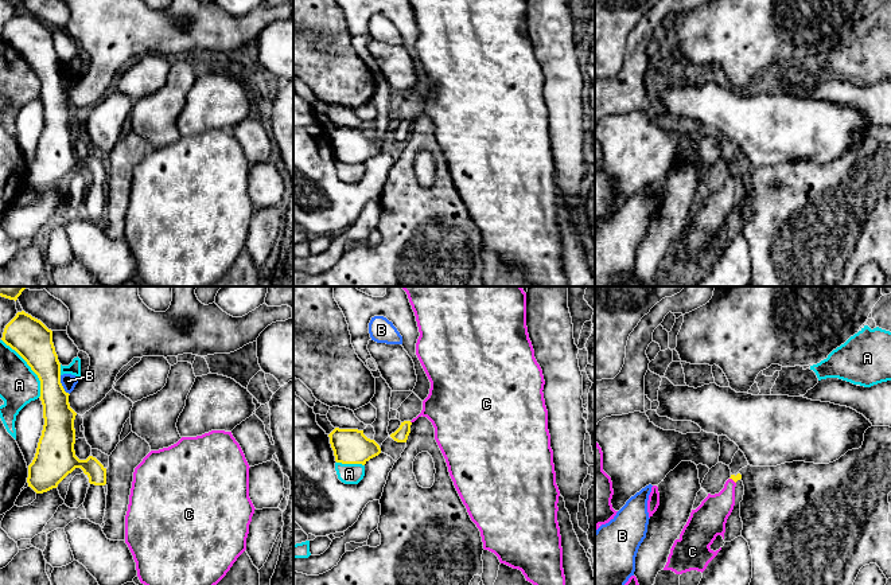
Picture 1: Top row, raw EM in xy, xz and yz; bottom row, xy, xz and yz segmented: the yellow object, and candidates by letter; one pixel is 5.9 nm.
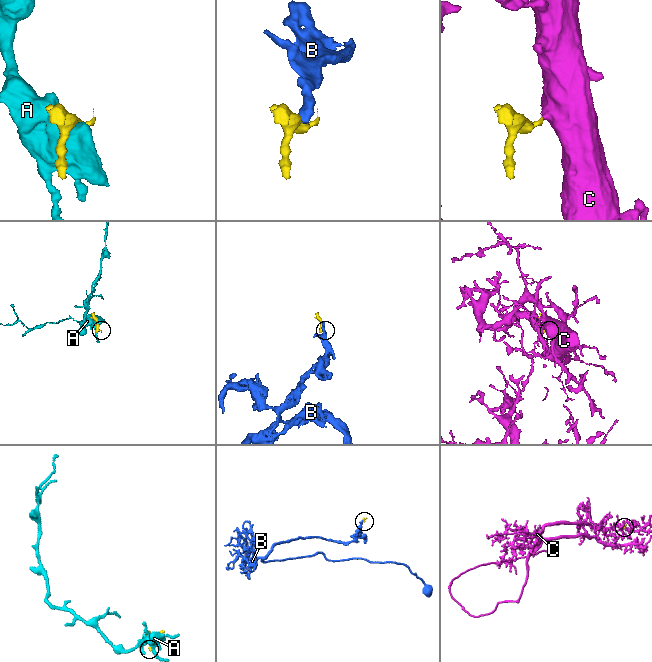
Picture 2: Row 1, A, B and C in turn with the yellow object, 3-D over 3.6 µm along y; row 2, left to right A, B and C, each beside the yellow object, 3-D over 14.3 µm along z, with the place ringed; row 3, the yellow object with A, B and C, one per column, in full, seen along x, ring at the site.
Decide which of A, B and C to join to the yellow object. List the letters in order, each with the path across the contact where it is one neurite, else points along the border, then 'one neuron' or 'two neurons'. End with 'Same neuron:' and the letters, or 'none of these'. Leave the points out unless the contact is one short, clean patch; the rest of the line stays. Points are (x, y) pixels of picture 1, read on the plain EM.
A: two neurons
B: border along xy (59, 74), (59, 81), (69, 93); two neurons
C: runs through yz (738, 175), (732, 178), (726, 198), (712, 213); one neuron
Same neuron: C

